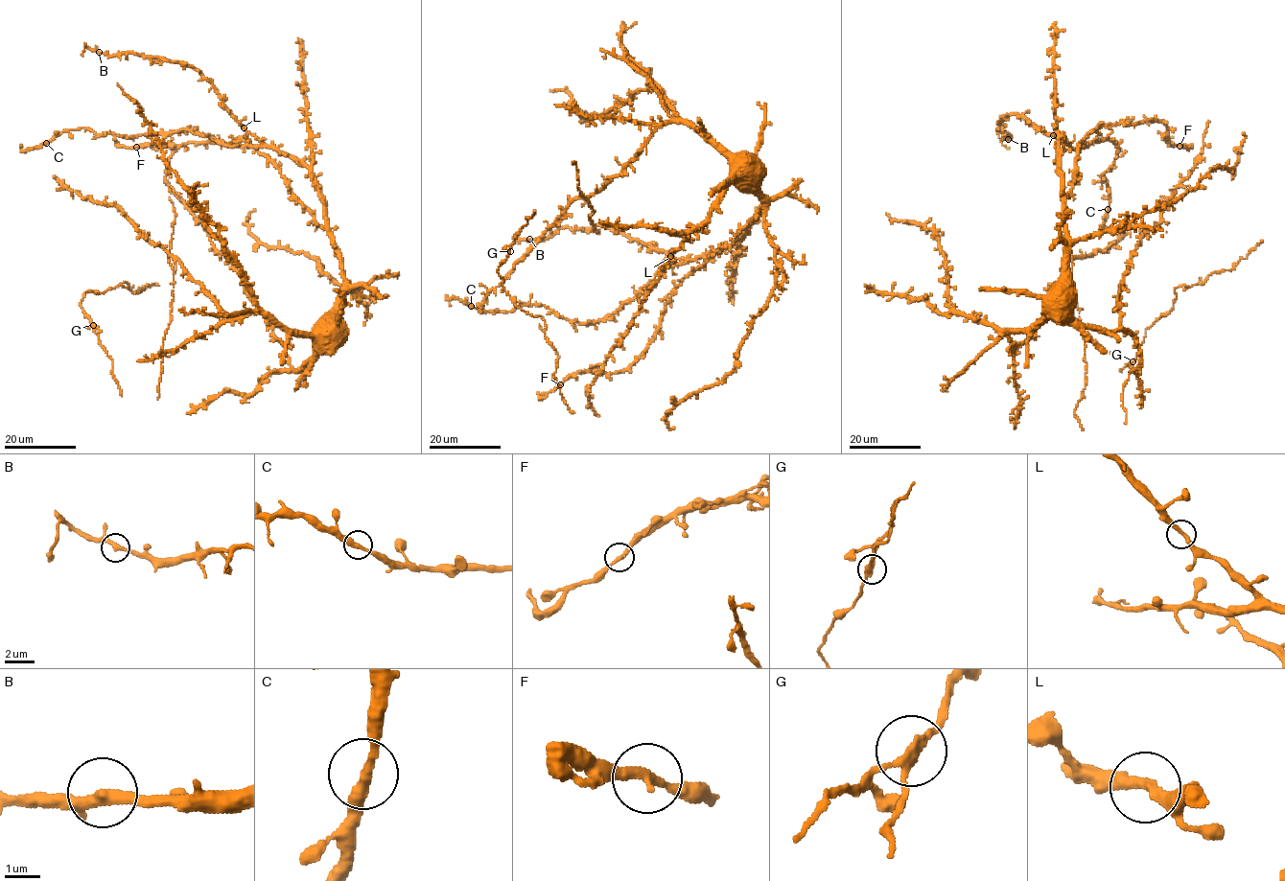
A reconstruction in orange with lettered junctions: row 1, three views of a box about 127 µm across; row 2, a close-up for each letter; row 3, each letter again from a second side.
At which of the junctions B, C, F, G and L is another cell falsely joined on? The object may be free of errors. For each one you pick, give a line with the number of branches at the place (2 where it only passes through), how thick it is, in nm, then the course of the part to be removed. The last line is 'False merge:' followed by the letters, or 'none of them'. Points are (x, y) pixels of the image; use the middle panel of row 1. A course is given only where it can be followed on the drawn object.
G: 3 branches meet; 220 nm thick; foreign part runs (510, 250), (518, 233)
False merge: G

